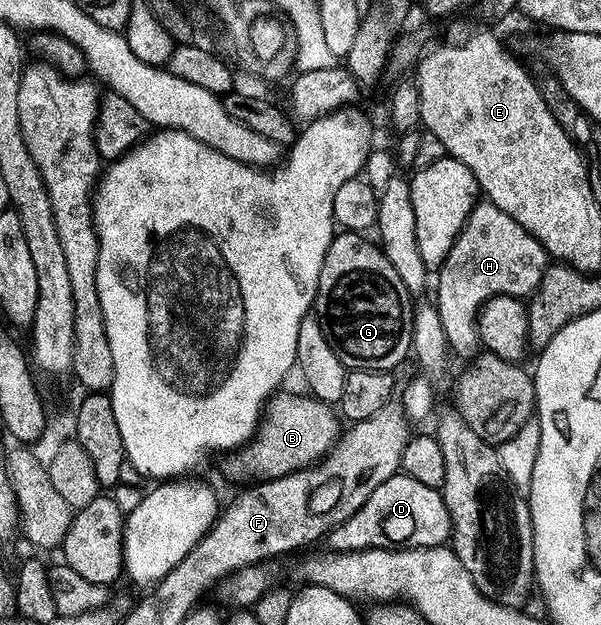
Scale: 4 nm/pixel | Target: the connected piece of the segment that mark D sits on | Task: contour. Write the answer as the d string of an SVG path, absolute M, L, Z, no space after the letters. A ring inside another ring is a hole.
M397 473L374 489L370 497L367 497L366 503L353 516L328 532L326 543L332 546L329 548L333 552L343 553L345 551L367 551L369 547L389 549L400 549L405 545L408 547L442 547L451 540L451 537L452 518L443 494L430 485L422 485L422 481L414 481L414 477Z

